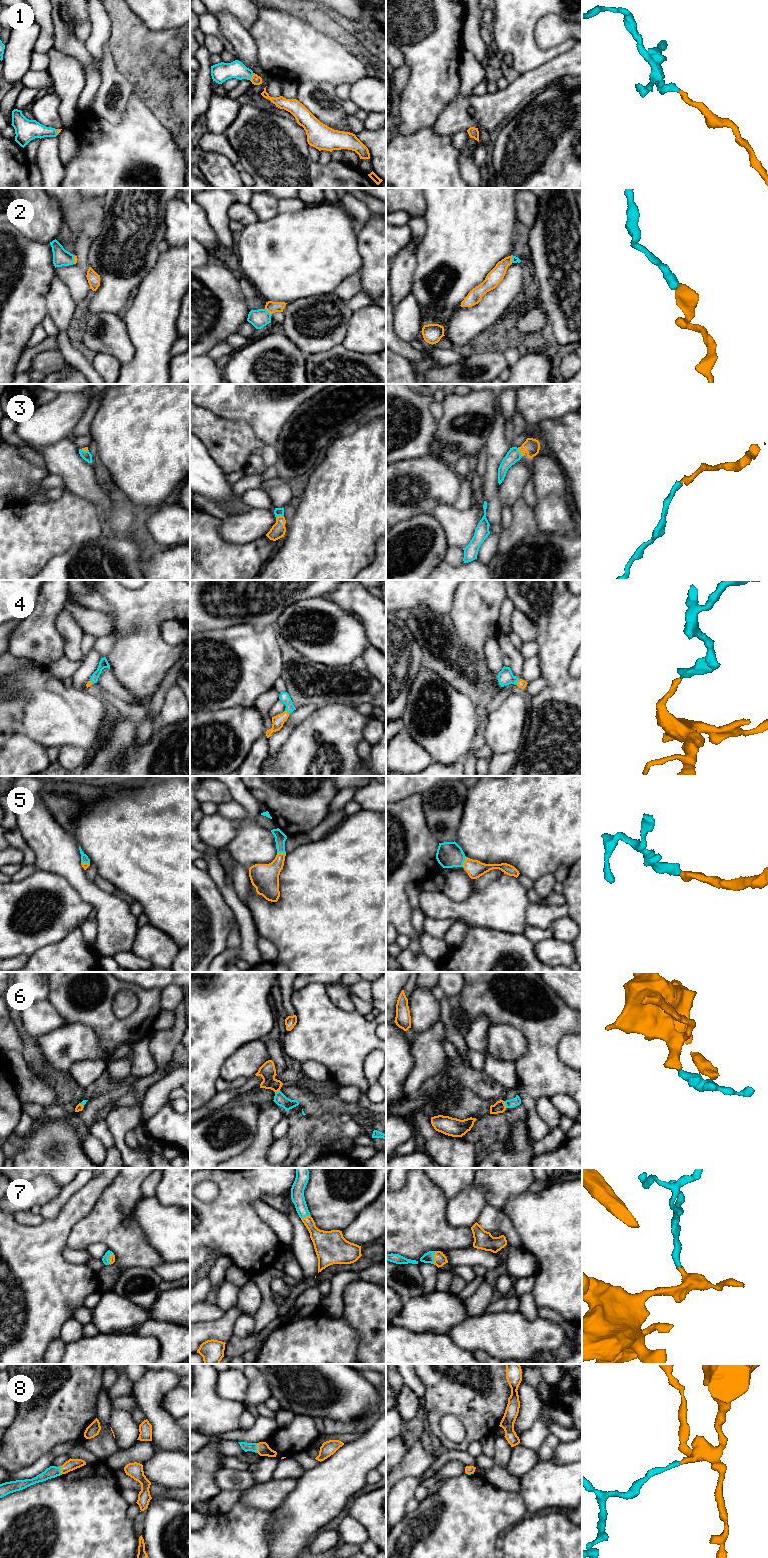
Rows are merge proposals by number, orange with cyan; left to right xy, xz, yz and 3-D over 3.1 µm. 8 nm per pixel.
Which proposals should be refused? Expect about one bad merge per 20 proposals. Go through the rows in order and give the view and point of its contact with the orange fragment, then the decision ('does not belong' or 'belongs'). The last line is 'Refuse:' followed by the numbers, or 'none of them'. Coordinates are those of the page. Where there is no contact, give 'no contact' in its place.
1: meets orange in xz at (252, 77); belongs
2: meets orange in xz at (268, 311); belongs
3: meets orange in yz at (519, 451); belongs
4: meets orange in yz at (517, 682); belongs
5: meets orange in yz at (464, 862); belongs
6: meets orange in yz at (504, 1104); belongs
7: meets orange in yz at (434, 1257); belongs
8: meets orange in xz at (257, 1448); belongs
Refuse: none of them

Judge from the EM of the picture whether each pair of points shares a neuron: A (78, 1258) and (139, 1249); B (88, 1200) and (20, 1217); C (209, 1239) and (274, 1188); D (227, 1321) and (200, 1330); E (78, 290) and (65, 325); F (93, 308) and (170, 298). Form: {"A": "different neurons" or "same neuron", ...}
{"A": "different neurons", "B": "different neurons", "C": "same neuron", "D": "same neuron", "E": "different neurons", "F": "different neurons"}

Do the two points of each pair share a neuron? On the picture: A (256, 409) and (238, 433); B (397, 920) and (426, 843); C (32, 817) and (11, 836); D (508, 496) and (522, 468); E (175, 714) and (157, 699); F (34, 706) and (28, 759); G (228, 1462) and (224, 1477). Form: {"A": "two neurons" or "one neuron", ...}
{"A": "two neurons", "B": "one neuron", "C": "two neurons", "D": "one neuron", "E": "two neurons", "F": "two neurons", "G": "two neurons"}

